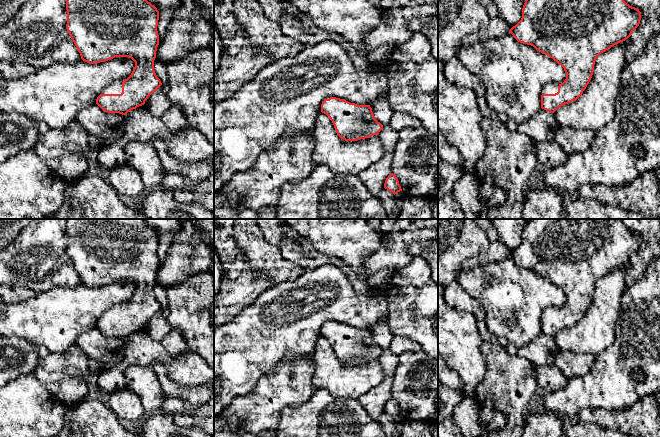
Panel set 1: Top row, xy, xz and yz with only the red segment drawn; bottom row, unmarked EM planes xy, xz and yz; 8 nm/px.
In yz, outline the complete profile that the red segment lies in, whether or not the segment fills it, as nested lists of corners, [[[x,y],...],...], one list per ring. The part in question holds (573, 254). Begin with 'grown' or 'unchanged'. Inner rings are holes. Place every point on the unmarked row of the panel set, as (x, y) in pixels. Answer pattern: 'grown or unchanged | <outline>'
grown | [[[528,219],[522,232],[521,244],[515,250],[513,250],[509,254],[509,256],[518,266],[531,269],[542,278],[548,279],[559,289],[561,289],[566,297],[566,303],[563,307],[548,307],[542,313],[541,332],[550,337],[554,337],[561,330],[577,324],[582,319],[583,315],[586,313],[592,302],[597,281],[606,274],[609,274],[614,269],[617,269],[618,267],[628,263],[631,260],[632,256],[639,250],[640,244],[641,236],[639,235],[639,233],[627,228],[621,219]]]

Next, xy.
grown | [[[67,219],[66,234],[66,253],[83,285],[96,288],[115,281],[128,281],[135,286],[131,299],[104,312],[97,321],[96,328],[105,336],[122,339],[144,329],[148,321],[162,309],[154,294],[154,284],[159,269],[157,232],[148,226],[144,219]]]

